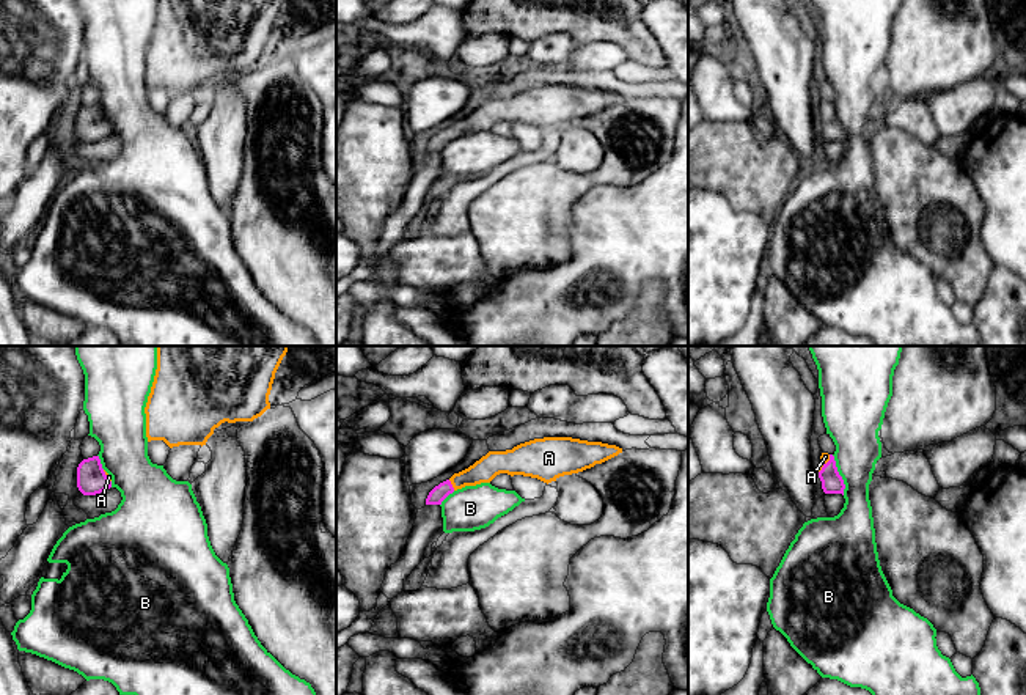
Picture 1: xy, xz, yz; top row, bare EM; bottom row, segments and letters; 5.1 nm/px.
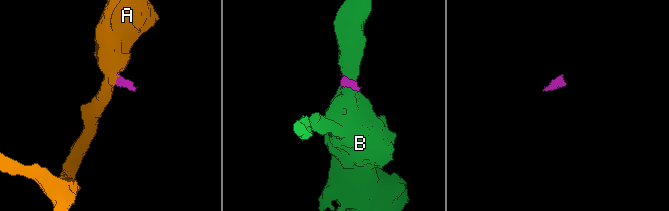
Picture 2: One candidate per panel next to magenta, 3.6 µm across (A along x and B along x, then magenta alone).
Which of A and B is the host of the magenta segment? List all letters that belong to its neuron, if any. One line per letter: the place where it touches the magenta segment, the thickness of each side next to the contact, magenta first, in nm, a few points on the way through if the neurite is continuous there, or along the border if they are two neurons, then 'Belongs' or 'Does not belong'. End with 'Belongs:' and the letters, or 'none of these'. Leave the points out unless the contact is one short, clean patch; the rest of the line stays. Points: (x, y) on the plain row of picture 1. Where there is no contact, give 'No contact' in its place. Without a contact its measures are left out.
A: Touches magenta at xz (451, 132). Thickness 80 nm (magenta) against 120 nm. Path across: xz (443, 137), (451, 132), (484, 118), (494, 110). Belongs
B: Touches magenta at yz (839, 123). Thickness 110 nm (magenta) against 240 nm. Boundary: yz (831, 102), (844, 132), (844, 142). Does not belong
Belongs: A

